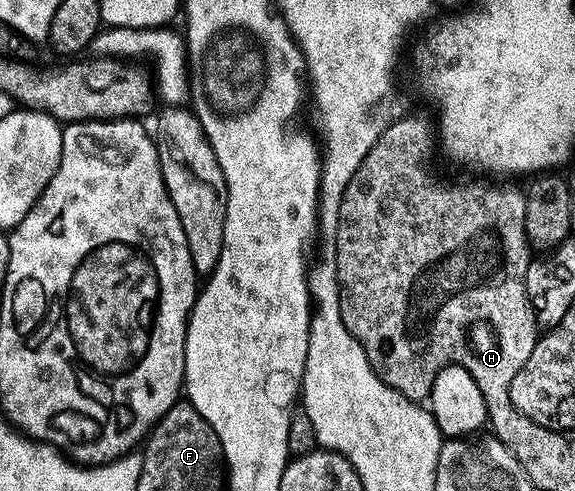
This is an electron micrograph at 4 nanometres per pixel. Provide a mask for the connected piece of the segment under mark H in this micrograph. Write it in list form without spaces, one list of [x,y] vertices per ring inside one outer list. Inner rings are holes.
[[[404,115],[394,121],[369,147],[369,155],[361,159],[361,167],[353,171],[353,179],[349,179],[349,187],[345,187],[345,195],[341,195],[339,208],[339,222],[337,235],[334,239],[335,266],[339,280],[339,294],[341,295],[341,320],[345,327],[349,327],[349,335],[361,343],[373,371],[393,391],[405,395],[405,399],[426,402],[431,396],[431,388],[437,375],[446,365],[462,365],[473,375],[475,381],[508,381],[513,383],[513,375],[525,367],[525,359],[533,355],[533,347],[537,340],[537,314],[531,308],[531,301],[527,297],[527,268],[533,260],[533,250],[527,240],[525,231],[525,211],[518,205],[491,205],[491,201],[522,202],[524,190],[515,185],[494,185],[491,179],[475,179],[479,181],[459,181],[450,185],[442,181],[431,170],[431,156],[437,153],[437,129],[432,118],[410,117]]]

